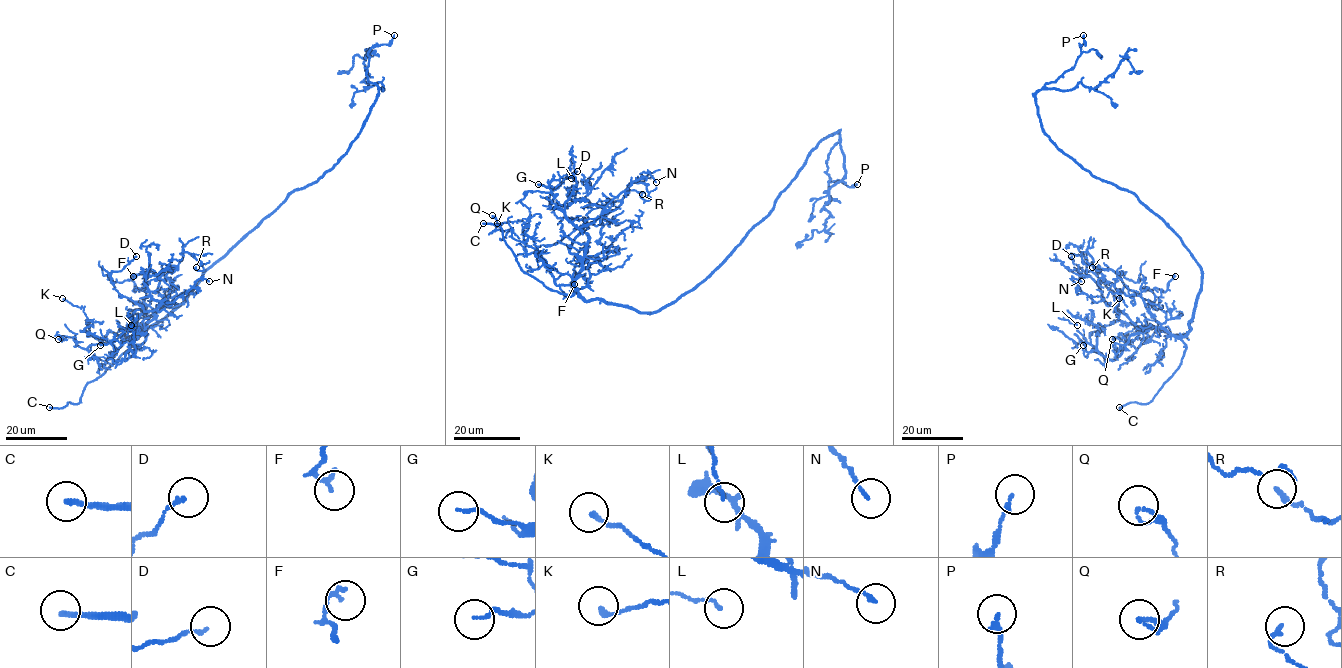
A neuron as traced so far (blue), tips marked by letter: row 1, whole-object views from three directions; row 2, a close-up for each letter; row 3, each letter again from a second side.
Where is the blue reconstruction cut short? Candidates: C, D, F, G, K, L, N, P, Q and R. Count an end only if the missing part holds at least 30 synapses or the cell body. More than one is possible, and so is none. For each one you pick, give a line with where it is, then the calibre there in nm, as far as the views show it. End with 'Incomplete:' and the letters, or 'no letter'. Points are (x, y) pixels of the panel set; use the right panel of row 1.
C: place (1119, 407); calibre 200 nm
Incomplete: C

